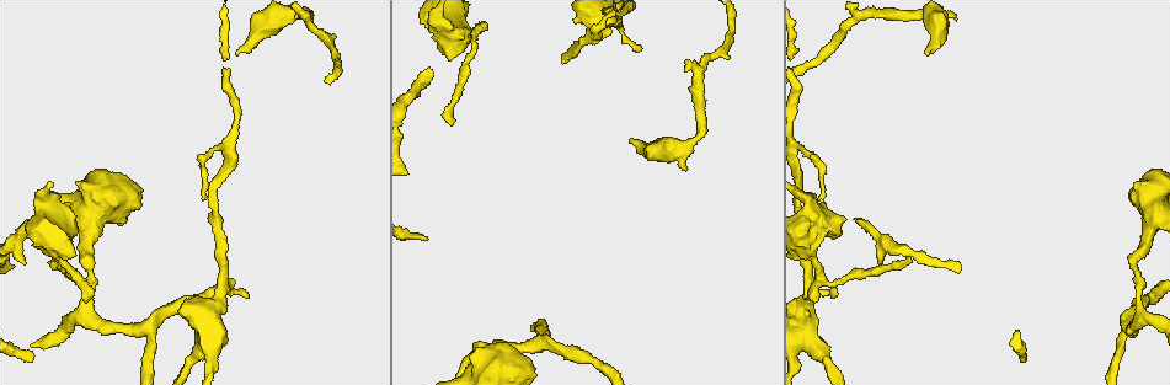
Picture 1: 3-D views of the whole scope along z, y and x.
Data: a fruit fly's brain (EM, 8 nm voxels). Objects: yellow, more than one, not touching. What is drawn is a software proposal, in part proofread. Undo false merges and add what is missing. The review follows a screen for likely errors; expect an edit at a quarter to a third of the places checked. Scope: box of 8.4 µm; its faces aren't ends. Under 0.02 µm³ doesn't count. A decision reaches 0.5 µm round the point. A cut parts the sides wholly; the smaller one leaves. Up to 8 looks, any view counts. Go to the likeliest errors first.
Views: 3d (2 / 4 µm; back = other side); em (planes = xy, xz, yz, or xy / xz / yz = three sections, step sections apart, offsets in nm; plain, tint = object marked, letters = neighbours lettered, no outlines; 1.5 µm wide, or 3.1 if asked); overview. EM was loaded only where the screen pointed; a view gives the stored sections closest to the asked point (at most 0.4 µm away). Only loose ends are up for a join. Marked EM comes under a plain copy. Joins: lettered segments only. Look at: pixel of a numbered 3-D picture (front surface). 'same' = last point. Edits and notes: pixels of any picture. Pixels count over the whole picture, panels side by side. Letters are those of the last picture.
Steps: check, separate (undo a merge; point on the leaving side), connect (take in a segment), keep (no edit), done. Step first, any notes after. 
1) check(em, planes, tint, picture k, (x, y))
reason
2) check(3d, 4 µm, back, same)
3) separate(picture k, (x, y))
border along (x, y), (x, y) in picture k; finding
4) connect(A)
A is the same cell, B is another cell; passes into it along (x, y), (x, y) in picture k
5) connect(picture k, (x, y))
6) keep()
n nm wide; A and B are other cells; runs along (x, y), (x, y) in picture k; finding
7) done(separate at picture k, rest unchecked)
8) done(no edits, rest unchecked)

check(em, planes, tint, picture 1, (236, 54))
branch stops here

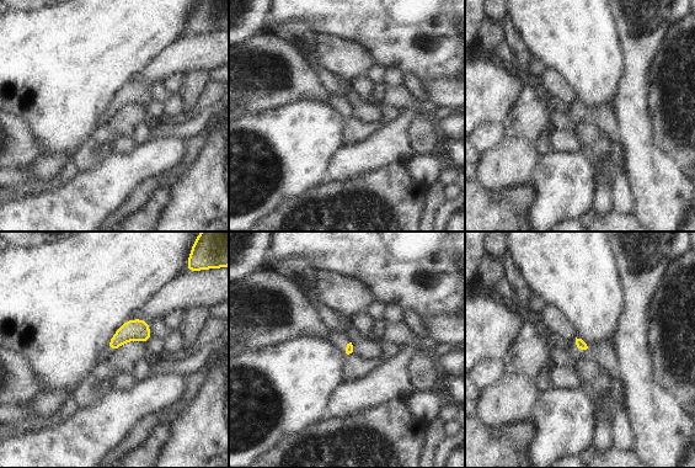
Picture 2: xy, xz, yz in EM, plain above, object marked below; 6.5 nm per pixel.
check(em, planes, letters, same)

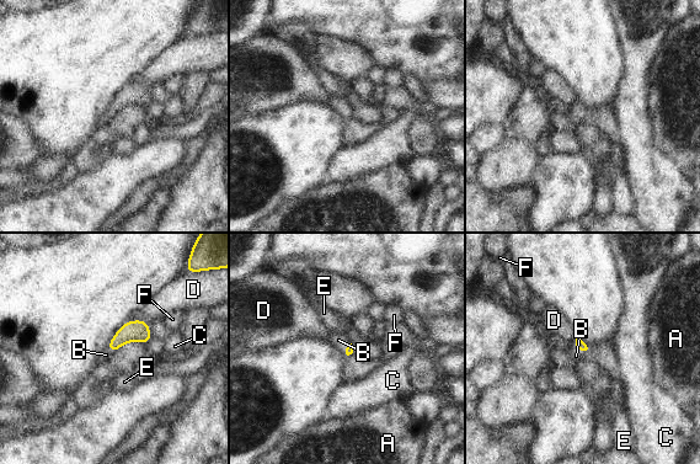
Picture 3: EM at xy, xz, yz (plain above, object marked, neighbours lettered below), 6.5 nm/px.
connect(B)
B is the same cell, A, C, D, E and F are other cells; passes into it along (580, 344), (578, 348), (576, 356) in picture 3; it goes on there

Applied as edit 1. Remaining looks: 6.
check(overview)

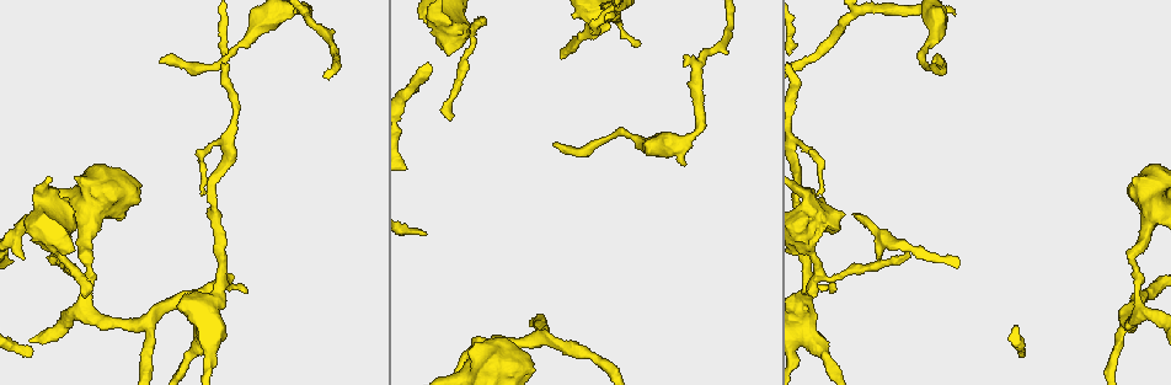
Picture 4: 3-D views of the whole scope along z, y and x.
check(em, xy, step 4, letters, picture 4, (66, 198))
branch stops here

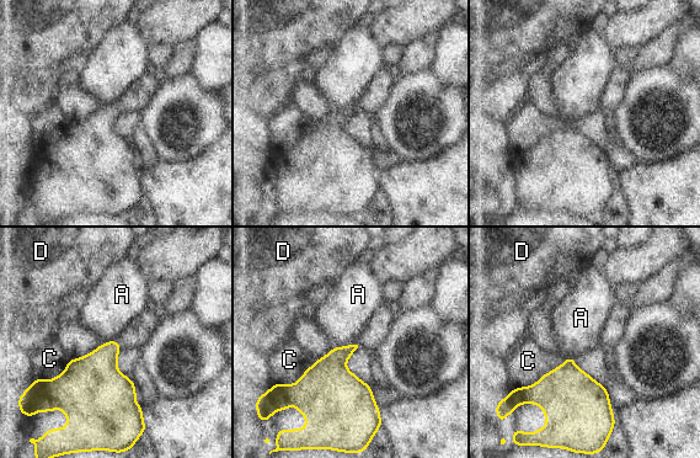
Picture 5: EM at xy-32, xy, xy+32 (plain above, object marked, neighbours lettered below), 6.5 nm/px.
keep()
C touches over 400 nm; A, C and D are other cells; no lettered segment goes on from it

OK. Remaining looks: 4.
check(em, planes, letters, picture 4, (834, 292))
branch stops here

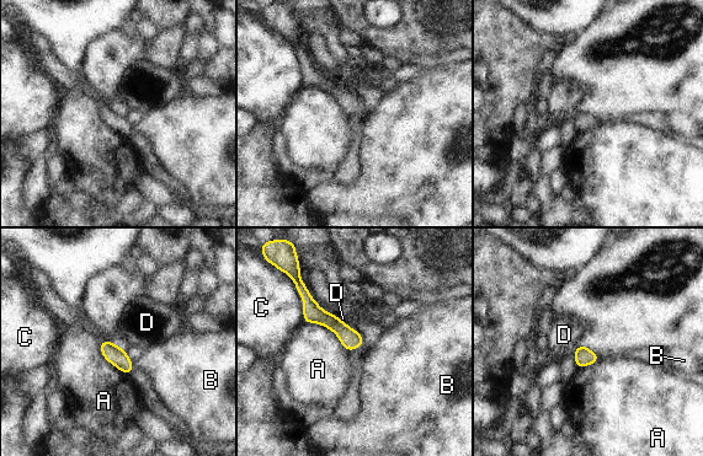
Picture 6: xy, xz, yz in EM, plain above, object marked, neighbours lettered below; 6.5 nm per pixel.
keep()
120 nm wide; A touches over 360 nm; A, B, C and D are other cells; none of them fits

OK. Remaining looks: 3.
done(connect at picture 3, rest unchecked)

